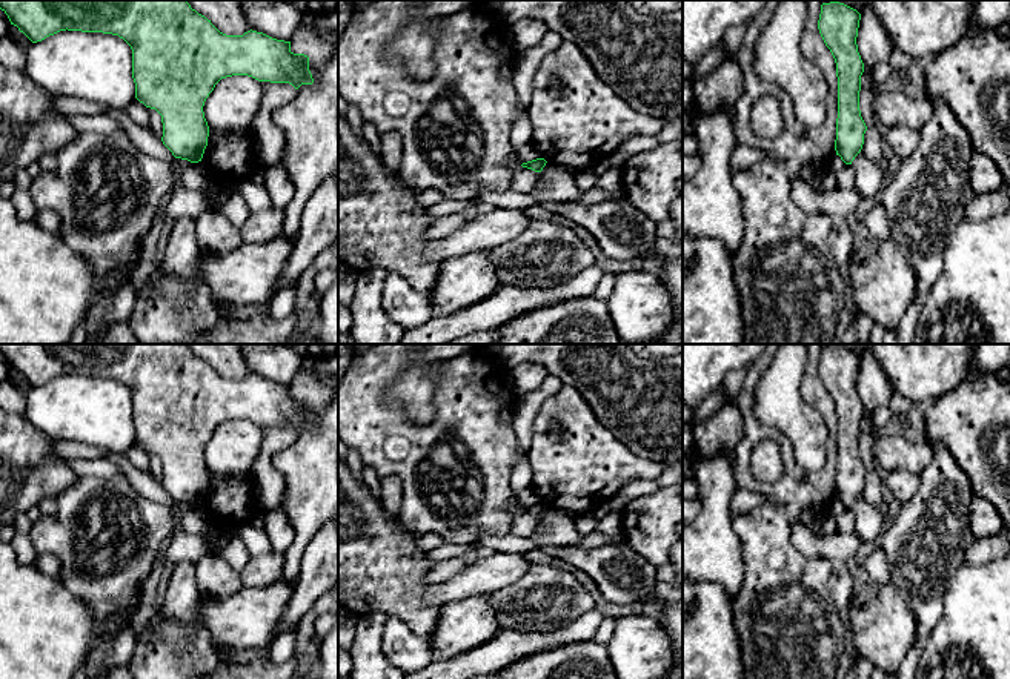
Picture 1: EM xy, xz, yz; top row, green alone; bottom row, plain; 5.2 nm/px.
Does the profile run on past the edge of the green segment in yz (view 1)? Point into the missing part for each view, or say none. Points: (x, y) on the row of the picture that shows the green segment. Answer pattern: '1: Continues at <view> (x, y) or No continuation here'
1: No continuation here

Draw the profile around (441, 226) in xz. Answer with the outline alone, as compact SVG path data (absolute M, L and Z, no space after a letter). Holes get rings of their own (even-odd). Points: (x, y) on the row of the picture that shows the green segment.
M460 214L437 217L435 221L427 227L426 237L430 241L440 240L461 229L466 221L467 218Z

